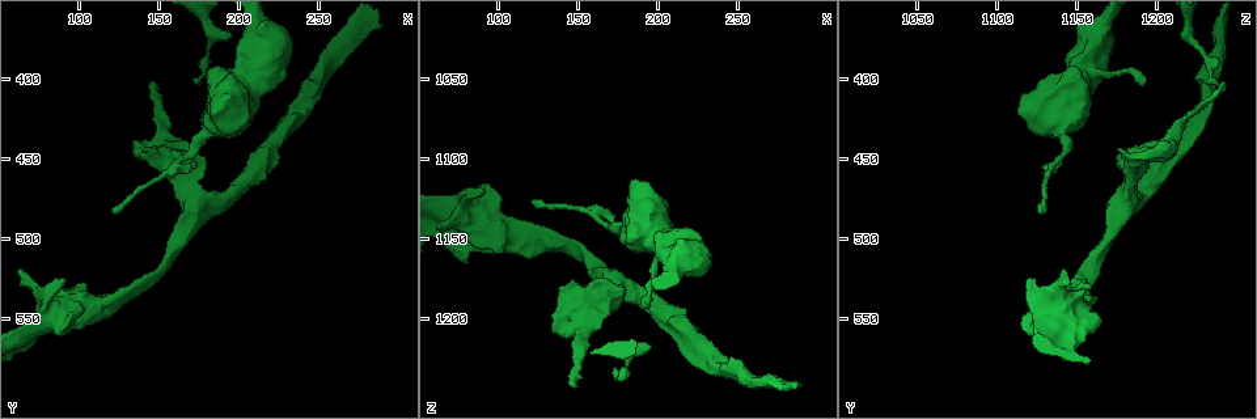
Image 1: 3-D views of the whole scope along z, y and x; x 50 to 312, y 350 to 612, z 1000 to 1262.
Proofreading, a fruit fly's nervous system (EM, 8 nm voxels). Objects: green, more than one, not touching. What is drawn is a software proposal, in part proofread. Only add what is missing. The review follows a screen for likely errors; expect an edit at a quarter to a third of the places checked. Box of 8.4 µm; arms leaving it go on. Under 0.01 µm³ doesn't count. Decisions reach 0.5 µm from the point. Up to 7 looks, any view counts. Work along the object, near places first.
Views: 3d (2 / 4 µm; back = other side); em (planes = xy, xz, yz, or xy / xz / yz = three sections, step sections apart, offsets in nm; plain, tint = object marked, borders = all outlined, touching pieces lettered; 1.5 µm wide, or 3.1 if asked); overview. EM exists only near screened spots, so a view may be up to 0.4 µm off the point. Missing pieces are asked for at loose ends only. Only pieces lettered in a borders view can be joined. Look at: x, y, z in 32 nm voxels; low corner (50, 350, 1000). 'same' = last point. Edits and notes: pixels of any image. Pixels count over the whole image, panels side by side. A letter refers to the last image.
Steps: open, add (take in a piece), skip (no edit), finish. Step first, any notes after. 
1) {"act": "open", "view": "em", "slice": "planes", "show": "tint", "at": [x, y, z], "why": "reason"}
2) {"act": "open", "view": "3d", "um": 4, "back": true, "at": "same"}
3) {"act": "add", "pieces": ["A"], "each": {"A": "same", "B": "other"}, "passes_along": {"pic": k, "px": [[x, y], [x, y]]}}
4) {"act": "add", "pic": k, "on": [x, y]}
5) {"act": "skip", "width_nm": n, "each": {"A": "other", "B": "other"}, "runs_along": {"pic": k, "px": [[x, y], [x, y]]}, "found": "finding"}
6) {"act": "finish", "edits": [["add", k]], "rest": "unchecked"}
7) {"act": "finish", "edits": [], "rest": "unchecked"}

{"act": "open", "view": "em", "slice": "planes", "show": "borders", "at": [90, 524, 1118], "why": "free end"}

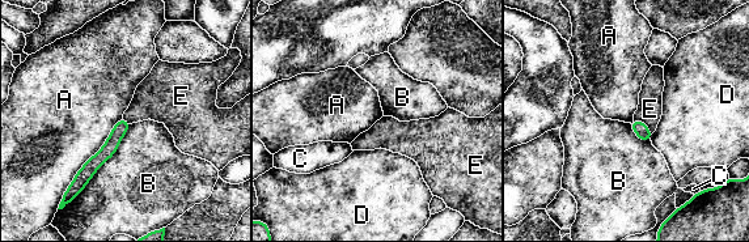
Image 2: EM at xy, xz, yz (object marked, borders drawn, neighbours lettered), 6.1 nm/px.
{"act": "skip", "longest_contact_nm": ["A", 550], "each": {"A": "other", "B": "other", "C": "other", "D": "other", "E": "other"}, "border": {"pic": 2, "px": [[122, 118], [68, 187]]}, "found": "none of them fits"}

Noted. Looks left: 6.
{"act": "open", "view": "3d", "um": 4, "back": true, "at": [184, 418, 1112], "why": "branch stops here"}

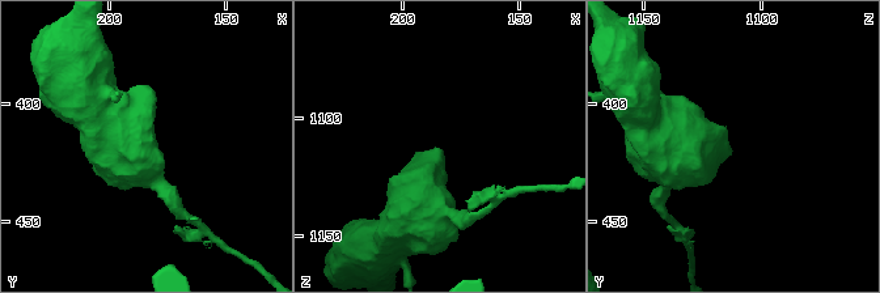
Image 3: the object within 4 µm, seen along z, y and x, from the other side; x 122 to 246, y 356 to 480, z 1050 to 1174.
{"act": "open", "view": "em", "um": 3.1, "slice": "xz", "step": 8, "show": "borders", "at": [183, 417, 1112]}

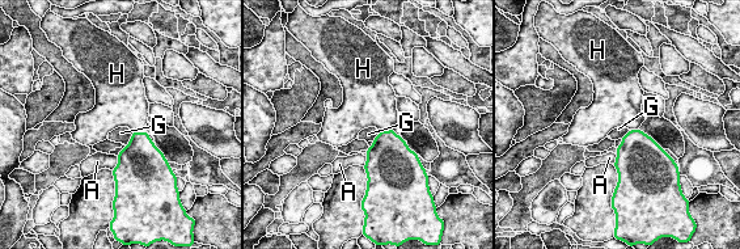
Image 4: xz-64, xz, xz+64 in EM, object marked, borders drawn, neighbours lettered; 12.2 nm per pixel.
{"act": "open", "view": "em", "um": 3.1, "slice": "planes", "show": "borders", "at": "same", "why": "another direction"}

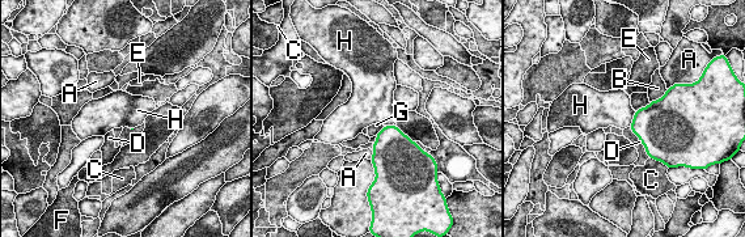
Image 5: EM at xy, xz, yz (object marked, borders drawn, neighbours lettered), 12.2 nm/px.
{"act": "add", "pieces": ["H"], "each": {"A": "other", "B": "other", "C": "other", "D": "other", "E": "other", "F": "other", "G": "other", "H": "same"}, "passes_along": {"pic": 5, "px": [[652, 125], [634, 118], [616, 110]]}, "found": "it goes on there"}

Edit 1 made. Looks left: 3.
{"act": "finish", "edits": [["add", 5]], "rest": "unchecked"}

